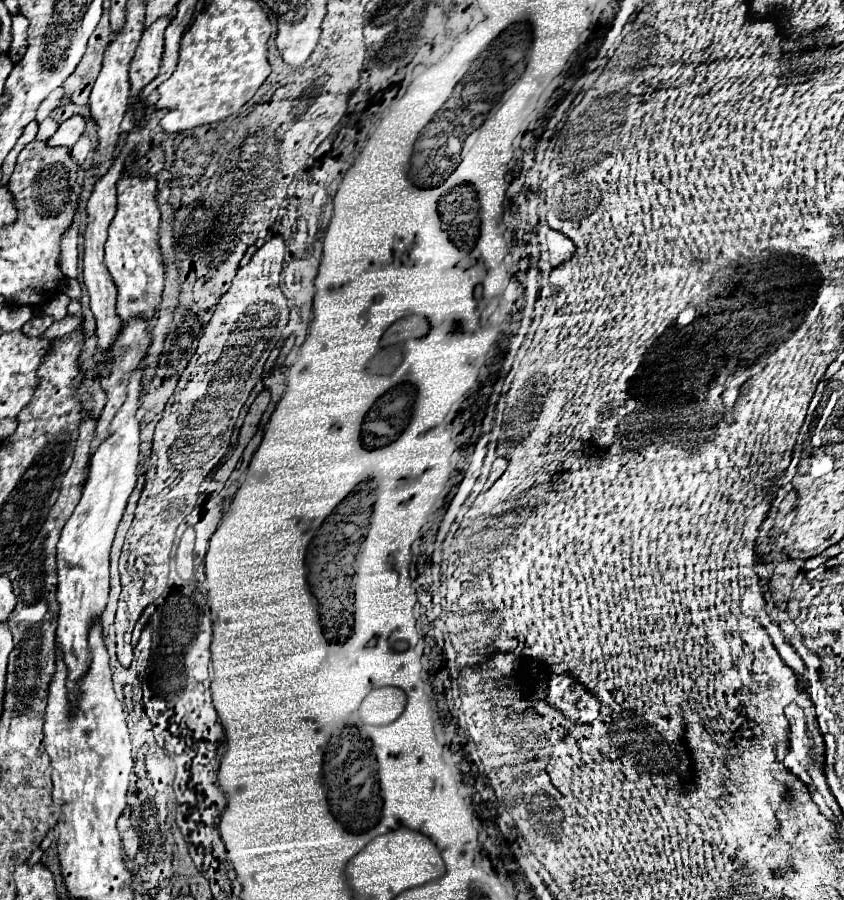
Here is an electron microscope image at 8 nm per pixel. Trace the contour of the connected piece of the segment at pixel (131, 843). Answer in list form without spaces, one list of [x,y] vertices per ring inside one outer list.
[[[129,828],[129,830],[125,830],[121,834],[121,838],[123,838],[123,852],[125,852],[125,856],[129,860],[133,860],[135,854],[137,854],[137,848],[139,848],[139,836],[137,836],[137,832],[133,828]]]

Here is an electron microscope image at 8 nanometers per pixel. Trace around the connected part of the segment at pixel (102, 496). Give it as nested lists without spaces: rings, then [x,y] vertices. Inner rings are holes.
[[[135,370],[129,378],[127,400],[113,416],[109,436],[99,444],[91,458],[89,478],[73,516],[61,530],[57,542],[57,642],[63,652],[63,660],[69,668],[69,692],[77,698],[77,680],[87,672],[89,650],[87,632],[93,618],[103,614],[109,596],[109,550],[117,530],[117,524],[125,512],[127,500],[137,482],[137,458],[139,458],[139,396],[141,396],[143,372]]]

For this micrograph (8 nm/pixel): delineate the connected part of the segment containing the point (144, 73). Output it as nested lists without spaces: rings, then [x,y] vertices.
[[[157,18],[149,28],[143,30],[143,36],[139,40],[139,46],[135,50],[135,56],[129,64],[129,80],[131,80],[131,94],[133,94],[133,104],[137,94],[141,92],[143,86],[147,86],[157,70],[159,70],[159,62],[161,62],[161,52],[163,52],[163,32],[169,26],[169,18]]]

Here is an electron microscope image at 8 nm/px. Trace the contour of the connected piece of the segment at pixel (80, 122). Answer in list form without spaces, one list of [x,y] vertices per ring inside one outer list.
[[[75,114],[75,116],[67,118],[59,126],[59,130],[47,140],[47,144],[49,146],[67,146],[67,148],[73,148],[73,144],[79,140],[83,130],[85,130],[85,118],[81,114]]]

